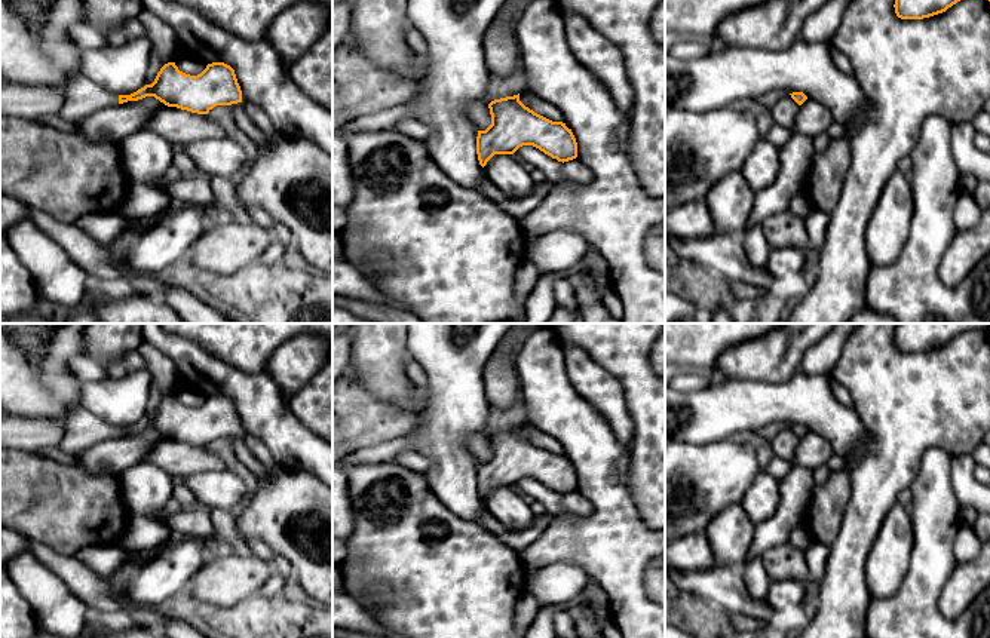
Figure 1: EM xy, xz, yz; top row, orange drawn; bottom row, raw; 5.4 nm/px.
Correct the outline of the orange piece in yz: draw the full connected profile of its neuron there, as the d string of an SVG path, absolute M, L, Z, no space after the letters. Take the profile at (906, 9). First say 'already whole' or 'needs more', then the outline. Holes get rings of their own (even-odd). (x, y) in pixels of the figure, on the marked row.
already whole | M895 0L895 13L901 19L923 19L945 12L960 0Z

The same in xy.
needs more | M168 62L151 85L145 85L131 95L110 93L79 71L68 77L64 92L65 104L59 117L70 123L77 123L107 105L138 101L145 96L154 96L168 107L197 114L208 114L217 105L242 102L242 91L235 70L224 62L208 64L197 76L186 74L178 70L175 62Z

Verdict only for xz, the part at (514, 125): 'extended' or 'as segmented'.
as segmented

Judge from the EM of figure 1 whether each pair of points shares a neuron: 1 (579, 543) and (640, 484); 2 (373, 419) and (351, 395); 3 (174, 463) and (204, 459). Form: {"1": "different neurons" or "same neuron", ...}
{"1": "different neurons", "2": "same neuron", "3": "same neuron"}

